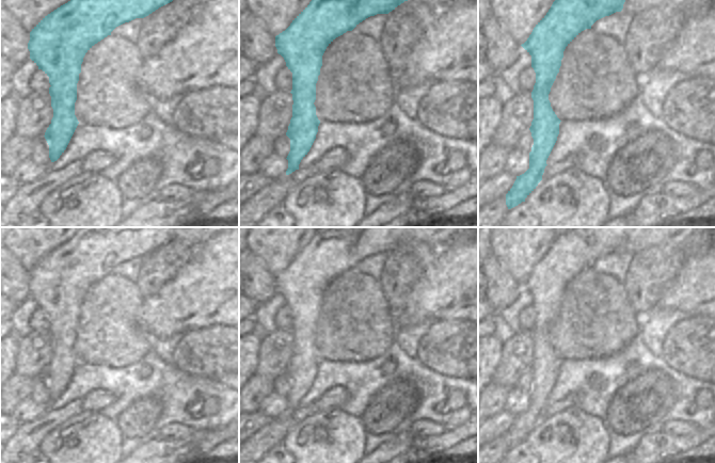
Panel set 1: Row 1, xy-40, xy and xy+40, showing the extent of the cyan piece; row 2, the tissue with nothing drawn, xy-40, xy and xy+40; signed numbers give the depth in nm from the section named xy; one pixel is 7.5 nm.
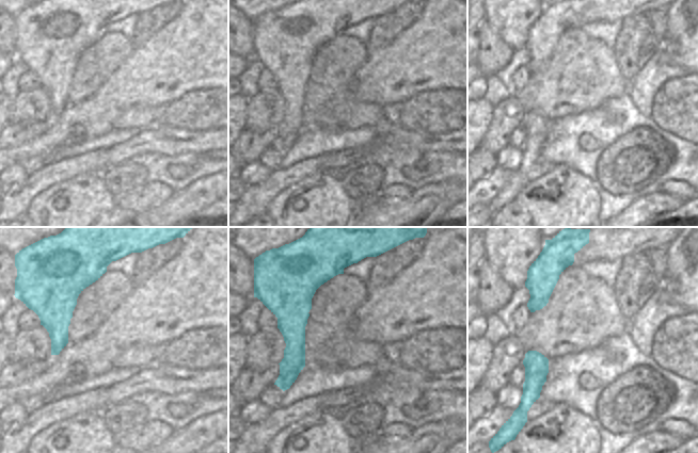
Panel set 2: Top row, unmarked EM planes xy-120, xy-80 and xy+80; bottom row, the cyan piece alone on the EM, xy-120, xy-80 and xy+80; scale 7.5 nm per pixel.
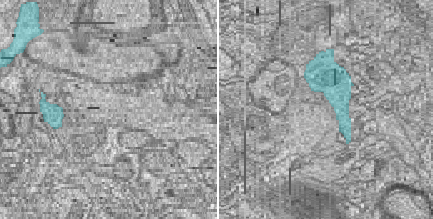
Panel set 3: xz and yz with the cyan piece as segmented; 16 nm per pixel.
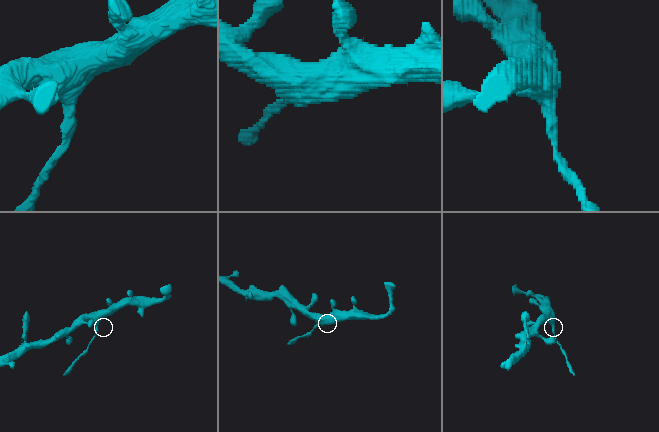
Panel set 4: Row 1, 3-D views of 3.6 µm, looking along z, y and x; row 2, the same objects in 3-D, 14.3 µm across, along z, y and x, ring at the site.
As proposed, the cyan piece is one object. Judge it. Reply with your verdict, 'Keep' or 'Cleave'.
Cleave.

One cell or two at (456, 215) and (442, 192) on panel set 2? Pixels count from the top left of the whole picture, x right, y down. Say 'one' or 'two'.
two

